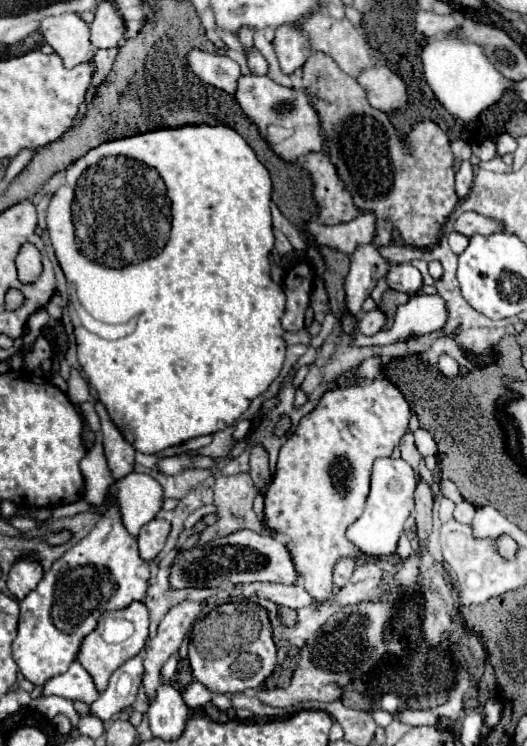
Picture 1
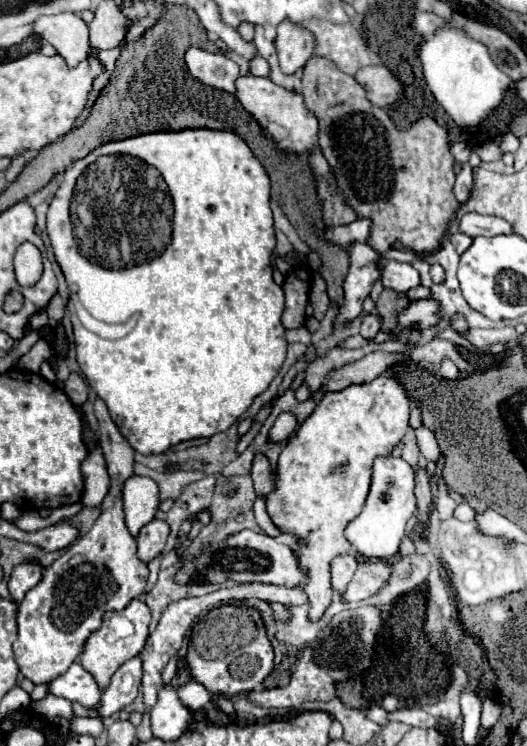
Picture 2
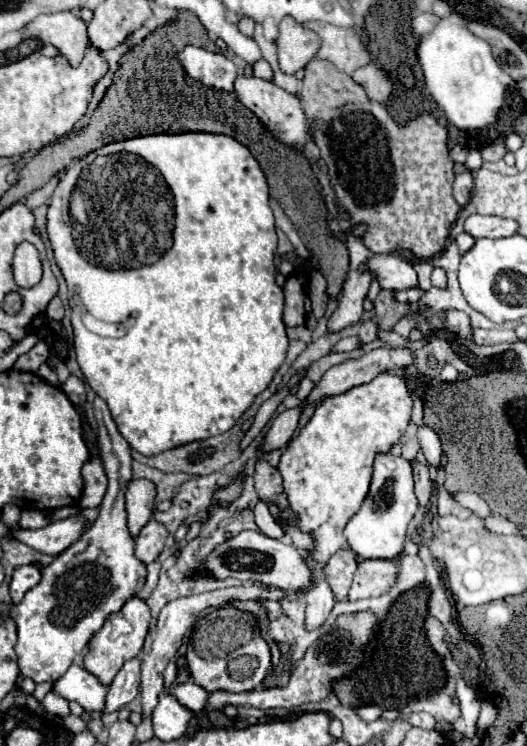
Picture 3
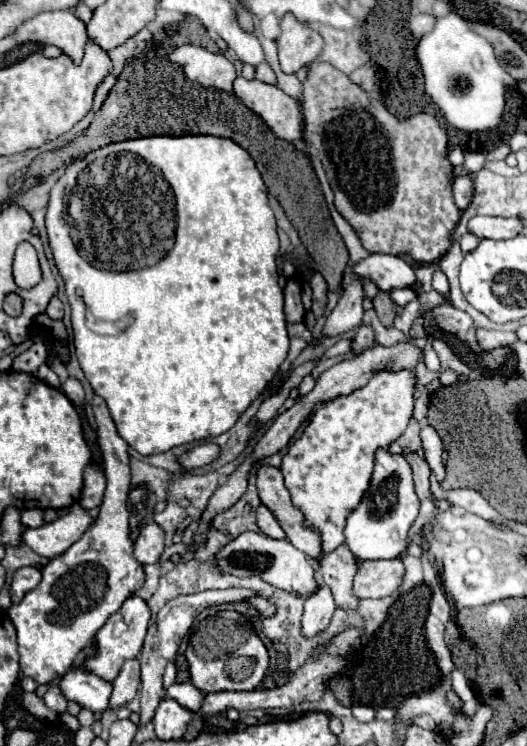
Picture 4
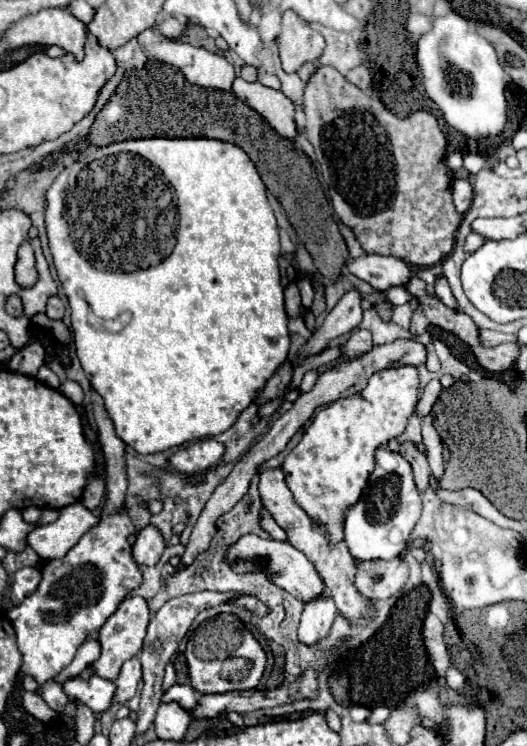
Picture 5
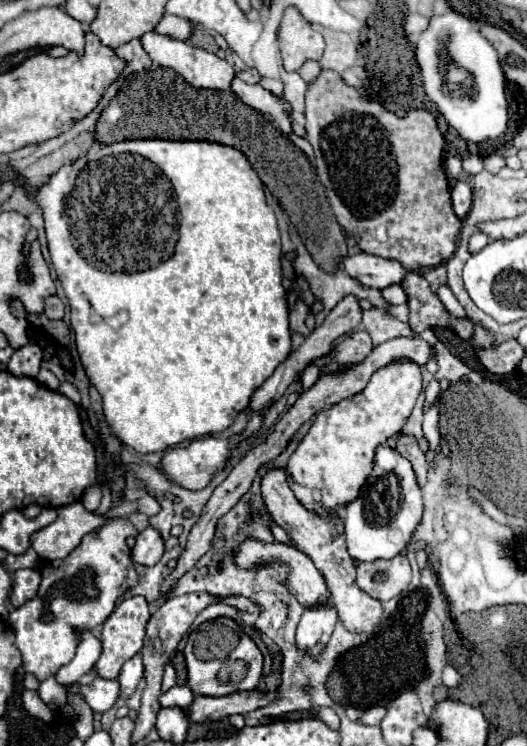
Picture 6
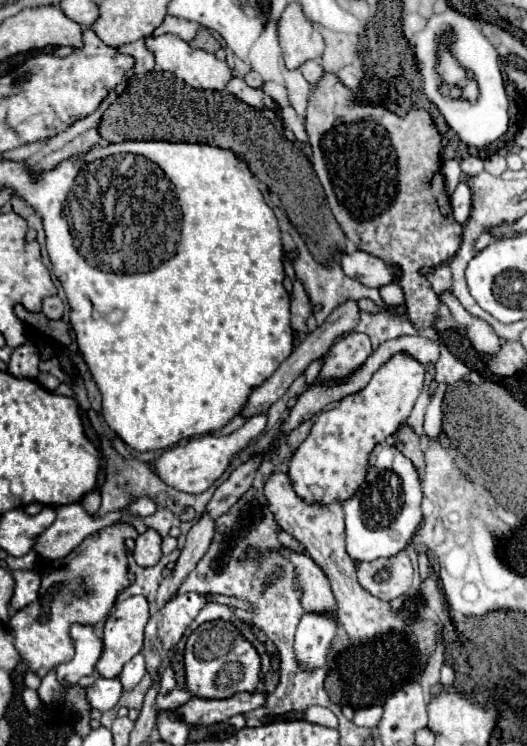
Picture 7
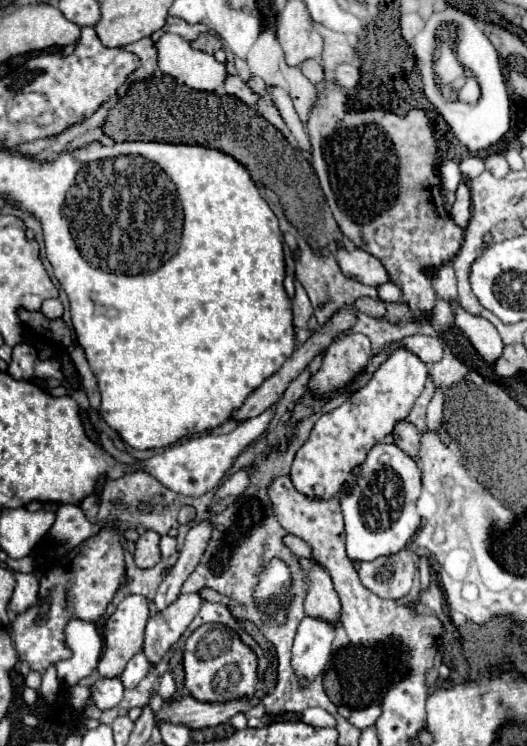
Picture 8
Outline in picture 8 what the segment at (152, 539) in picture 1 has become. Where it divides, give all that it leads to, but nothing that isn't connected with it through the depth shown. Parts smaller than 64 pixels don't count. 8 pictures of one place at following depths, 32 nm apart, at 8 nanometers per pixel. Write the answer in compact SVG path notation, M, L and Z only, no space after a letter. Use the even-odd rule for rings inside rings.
M148 530L136 540L134 562L138 568L152 568L160 562L160 536L156 532Z

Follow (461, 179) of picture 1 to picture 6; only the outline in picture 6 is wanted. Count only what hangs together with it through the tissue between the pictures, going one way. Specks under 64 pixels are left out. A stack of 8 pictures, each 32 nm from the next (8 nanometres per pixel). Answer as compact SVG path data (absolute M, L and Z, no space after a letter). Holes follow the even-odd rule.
M458 180L454 184L452 204L454 204L454 212L458 214L458 218L466 218L470 204L472 204L472 186L468 184L468 180Z

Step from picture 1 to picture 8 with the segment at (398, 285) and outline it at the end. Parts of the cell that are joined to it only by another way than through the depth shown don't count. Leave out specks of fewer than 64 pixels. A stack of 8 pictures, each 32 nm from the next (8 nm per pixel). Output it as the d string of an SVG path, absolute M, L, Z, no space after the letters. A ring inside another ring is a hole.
M338 248L336 258L338 258L338 264L340 264L344 276L348 276L348 278L354 278L354 280L358 280L366 286L374 286L374 288L390 282L390 276L388 276L384 264L360 248L356 248L354 252L348 252L346 248Z

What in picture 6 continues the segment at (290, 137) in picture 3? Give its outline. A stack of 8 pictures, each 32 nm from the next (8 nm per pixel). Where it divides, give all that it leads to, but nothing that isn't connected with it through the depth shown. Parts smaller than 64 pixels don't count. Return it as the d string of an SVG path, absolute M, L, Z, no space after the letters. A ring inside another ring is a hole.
M238 76L232 80L230 88L244 104L266 114L272 120L272 124L276 124L276 128L280 128L280 132L284 132L286 136L292 134L292 122L290 122L292 106L286 98L272 94L270 90L262 88L260 84L246 84Z

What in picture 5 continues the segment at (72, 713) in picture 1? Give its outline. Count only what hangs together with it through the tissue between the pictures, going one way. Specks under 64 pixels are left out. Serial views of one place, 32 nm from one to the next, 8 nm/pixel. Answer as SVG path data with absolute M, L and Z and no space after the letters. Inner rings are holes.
M54 680L46 682L46 684L40 688L40 696L42 696L44 702L46 702L52 710L56 710L56 712L62 712L64 706L66 706L66 702L68 702L62 686L60 686L58 682L54 682Z

